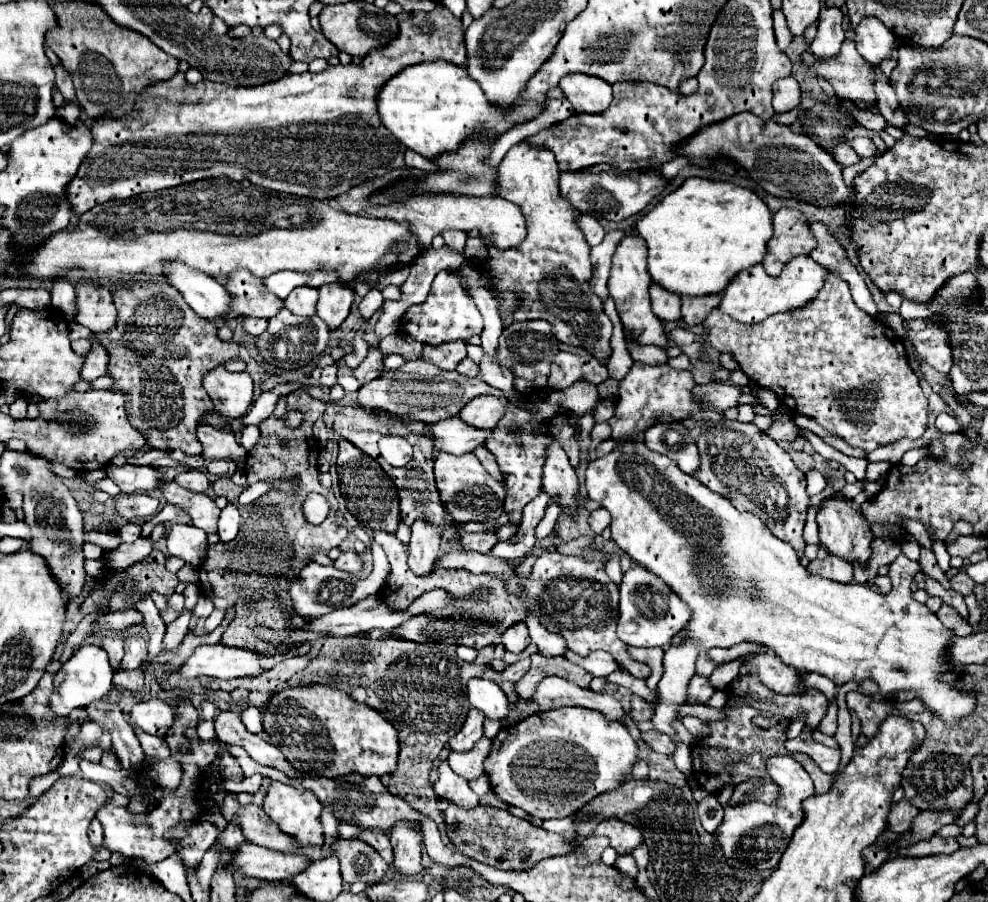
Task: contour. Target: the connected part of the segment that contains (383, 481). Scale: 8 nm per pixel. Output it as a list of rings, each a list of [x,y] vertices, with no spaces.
[[[338,440],[340,454],[338,454],[338,476],[340,476],[340,492],[346,500],[346,508],[350,514],[362,524],[384,532],[396,532],[400,524],[400,512],[398,512],[398,492],[392,484],[390,476],[382,470],[382,466],[368,454],[364,454],[360,448],[350,444],[348,440]]]

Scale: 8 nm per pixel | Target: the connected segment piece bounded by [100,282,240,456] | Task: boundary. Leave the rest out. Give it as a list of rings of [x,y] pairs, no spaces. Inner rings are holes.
[[[156,282],[156,284],[132,284],[132,286],[116,286],[112,290],[114,304],[118,308],[118,322],[108,336],[100,336],[102,344],[108,348],[110,354],[110,368],[108,374],[114,376],[116,390],[122,390],[128,394],[128,418],[134,428],[144,432],[148,444],[158,450],[176,450],[180,448],[184,454],[202,456],[202,444],[196,438],[196,426],[200,424],[200,416],[206,410],[212,410],[214,404],[210,396],[202,388],[202,374],[210,370],[216,364],[226,364],[228,360],[234,360],[238,354],[236,342],[222,342],[218,338],[216,324],[202,322],[196,312],[186,304],[184,296],[176,292],[168,282]],[[150,312],[180,312],[182,326],[152,326],[150,324]]]

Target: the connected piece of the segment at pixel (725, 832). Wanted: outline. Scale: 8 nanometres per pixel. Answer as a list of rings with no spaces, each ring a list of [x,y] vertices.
[[[772,756],[768,760],[768,774],[772,780],[780,786],[780,800],[776,804],[762,804],[758,800],[728,806],[722,824],[716,828],[718,844],[724,848],[724,856],[736,864],[736,866],[748,866],[756,872],[776,868],[780,862],[780,856],[784,854],[784,848],[788,846],[788,840],[792,838],[792,828],[800,824],[802,820],[802,800],[814,794],[812,780],[808,772],[790,756]]]

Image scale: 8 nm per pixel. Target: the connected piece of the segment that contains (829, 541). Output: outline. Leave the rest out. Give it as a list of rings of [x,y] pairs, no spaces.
[[[828,496],[822,500],[822,508],[818,510],[818,526],[820,526],[820,544],[834,556],[842,556],[848,562],[860,560],[866,562],[870,556],[870,542],[872,542],[872,530],[866,518],[860,510],[854,508],[854,502],[850,498],[838,498]]]

